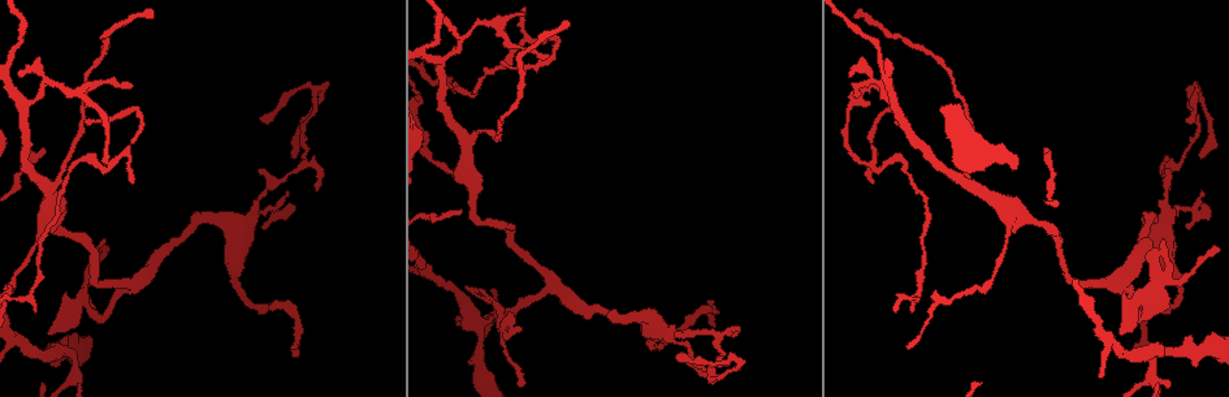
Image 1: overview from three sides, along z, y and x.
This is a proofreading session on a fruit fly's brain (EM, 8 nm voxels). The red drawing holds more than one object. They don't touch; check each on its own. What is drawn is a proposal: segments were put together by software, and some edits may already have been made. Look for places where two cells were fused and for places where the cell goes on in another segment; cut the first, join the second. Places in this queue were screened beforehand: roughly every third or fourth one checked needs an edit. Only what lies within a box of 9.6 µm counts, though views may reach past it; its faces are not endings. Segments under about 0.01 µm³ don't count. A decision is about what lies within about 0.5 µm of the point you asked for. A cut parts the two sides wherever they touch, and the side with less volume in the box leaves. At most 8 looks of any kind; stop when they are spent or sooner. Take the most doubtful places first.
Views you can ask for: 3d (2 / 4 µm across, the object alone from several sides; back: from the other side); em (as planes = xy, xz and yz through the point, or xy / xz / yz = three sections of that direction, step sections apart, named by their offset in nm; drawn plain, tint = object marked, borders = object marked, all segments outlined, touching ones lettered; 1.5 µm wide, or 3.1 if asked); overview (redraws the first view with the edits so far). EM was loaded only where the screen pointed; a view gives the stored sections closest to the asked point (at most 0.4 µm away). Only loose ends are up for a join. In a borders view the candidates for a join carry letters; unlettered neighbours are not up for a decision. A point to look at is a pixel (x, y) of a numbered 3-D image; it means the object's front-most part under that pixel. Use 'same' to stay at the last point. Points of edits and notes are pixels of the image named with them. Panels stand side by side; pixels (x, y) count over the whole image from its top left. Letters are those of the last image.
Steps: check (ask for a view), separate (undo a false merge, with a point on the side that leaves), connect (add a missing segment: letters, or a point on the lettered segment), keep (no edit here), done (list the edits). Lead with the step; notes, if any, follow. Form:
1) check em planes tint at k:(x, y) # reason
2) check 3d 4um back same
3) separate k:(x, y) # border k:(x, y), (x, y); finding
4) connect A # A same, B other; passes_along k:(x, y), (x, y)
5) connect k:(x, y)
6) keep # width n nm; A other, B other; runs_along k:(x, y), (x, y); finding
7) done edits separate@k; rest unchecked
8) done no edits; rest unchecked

check em 3.1um planes borders at 1:(109, 163) # abrupt turn

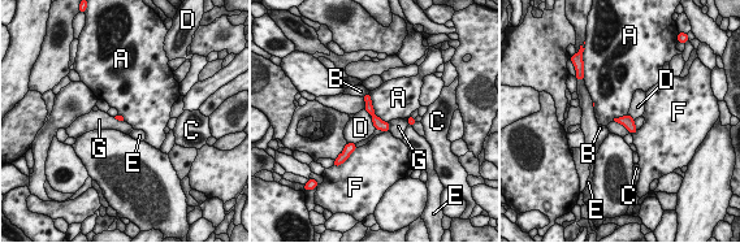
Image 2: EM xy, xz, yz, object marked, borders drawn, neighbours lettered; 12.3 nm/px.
keep # width 70 nm; A other, B other, C other, D other, E other, F other, G other; runs_along 2:(367, 96), (371, 113), (385, 127); continuous, no second cell

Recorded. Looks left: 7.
check 3d 2um at 1:(131, 87) # thin end

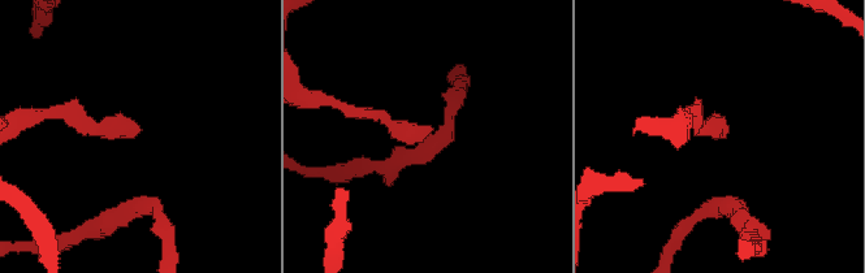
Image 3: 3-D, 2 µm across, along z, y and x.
check em planes borders at 3:(710, 128)

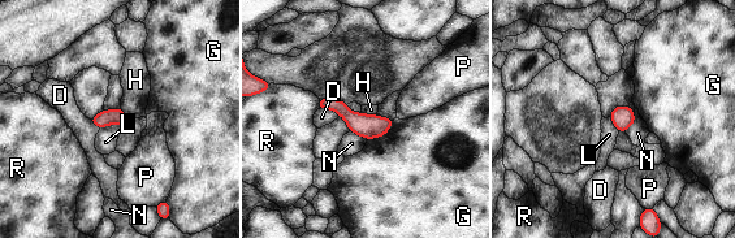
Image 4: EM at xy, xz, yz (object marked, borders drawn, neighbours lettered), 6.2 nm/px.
keep # D other, G other, H other, L other, N other, P other, R other; border 4:(121, 126), (115, 124), (100, 129); no lettered segment goes on from it

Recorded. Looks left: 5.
check 3d 4um at 1:(457, 42) # sharp bend

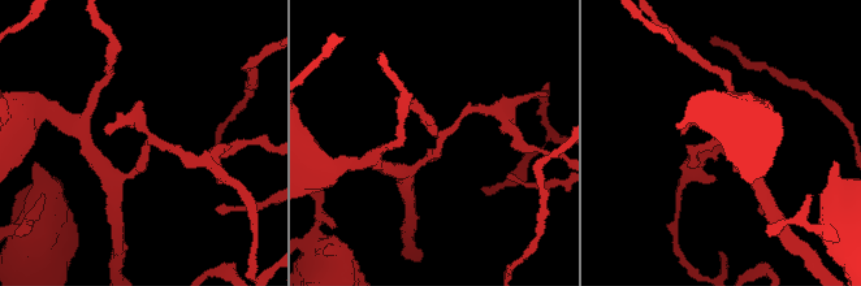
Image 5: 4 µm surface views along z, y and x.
check em xy step 8 tint at 5:(149, 141) # need the tissue

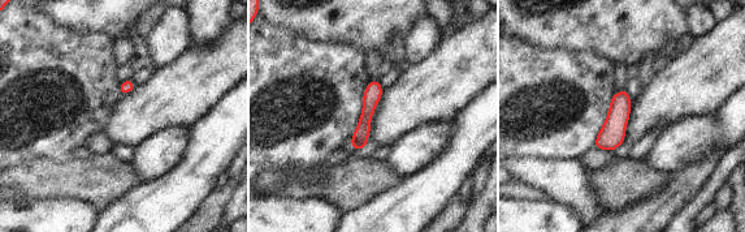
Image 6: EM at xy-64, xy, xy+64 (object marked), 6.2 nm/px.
check em planes borders same # cut it another way

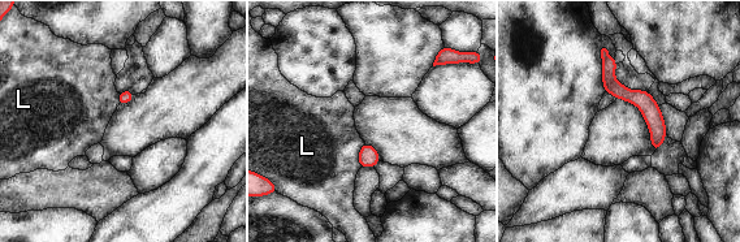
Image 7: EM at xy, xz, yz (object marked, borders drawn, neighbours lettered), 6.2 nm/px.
keep # width 90 nm; L other; border 7:(364, 142), (358, 155), (359, 167); all the same cell

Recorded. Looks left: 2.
done no edits; rest unchecked

